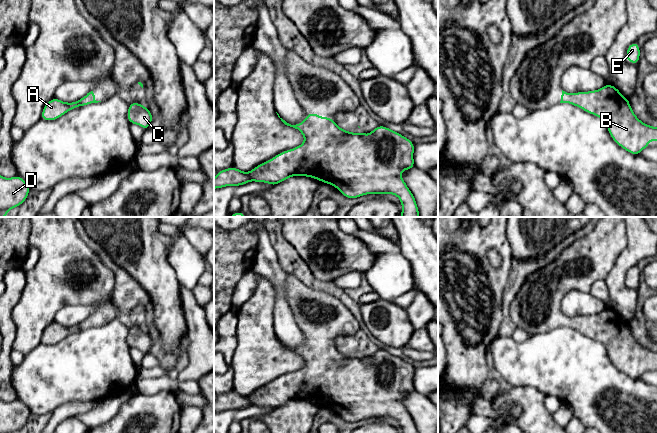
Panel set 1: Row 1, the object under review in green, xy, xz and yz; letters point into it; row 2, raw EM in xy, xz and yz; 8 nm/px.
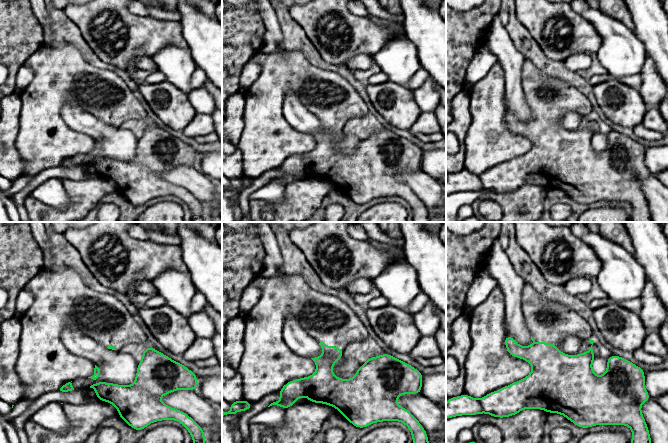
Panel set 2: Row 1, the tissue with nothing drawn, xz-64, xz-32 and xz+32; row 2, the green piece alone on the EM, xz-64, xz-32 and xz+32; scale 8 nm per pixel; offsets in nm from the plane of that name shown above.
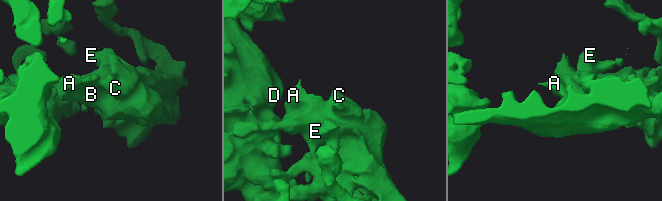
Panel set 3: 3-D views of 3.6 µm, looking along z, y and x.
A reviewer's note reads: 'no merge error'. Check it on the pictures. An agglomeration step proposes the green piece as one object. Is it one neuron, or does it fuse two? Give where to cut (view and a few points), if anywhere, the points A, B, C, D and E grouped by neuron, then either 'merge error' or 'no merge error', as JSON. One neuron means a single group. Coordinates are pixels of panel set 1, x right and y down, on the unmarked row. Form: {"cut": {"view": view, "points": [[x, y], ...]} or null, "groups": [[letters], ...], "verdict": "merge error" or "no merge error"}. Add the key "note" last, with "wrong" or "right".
{"cut": null, "groups": [["A", "B", "C", "D", "E"]], "verdict": "no merge error", "note": "right"}

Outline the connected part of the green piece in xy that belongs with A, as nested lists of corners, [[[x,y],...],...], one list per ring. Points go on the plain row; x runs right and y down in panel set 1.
[[[93,315],[87,317],[81,323],[71,327],[63,326],[54,321],[45,328],[40,343],[45,345],[54,345],[72,333],[98,326],[101,325],[95,324]]]

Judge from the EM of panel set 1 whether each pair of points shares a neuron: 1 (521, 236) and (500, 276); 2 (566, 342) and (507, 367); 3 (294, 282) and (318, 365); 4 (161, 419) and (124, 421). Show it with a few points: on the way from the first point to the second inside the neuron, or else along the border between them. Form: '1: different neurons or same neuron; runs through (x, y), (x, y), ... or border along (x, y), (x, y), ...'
1: different neurons; border along (506, 229), (506, 239), (513, 257)
2: same neuron; runs through (551, 357), (547, 361), (522, 364)
3: same neuron; runs through (295, 303), (297, 313), (318, 334), (318, 344)
4: same neuron; runs through (152, 419), (144, 419), (138, 413), (133, 416)

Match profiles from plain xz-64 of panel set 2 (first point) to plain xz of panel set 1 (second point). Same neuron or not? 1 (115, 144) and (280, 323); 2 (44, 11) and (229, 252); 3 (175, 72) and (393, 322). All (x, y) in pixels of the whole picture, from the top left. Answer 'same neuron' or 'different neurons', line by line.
1: same neuron
2: different neurons
3: different neurons

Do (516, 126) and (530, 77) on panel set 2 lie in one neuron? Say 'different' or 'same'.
same

